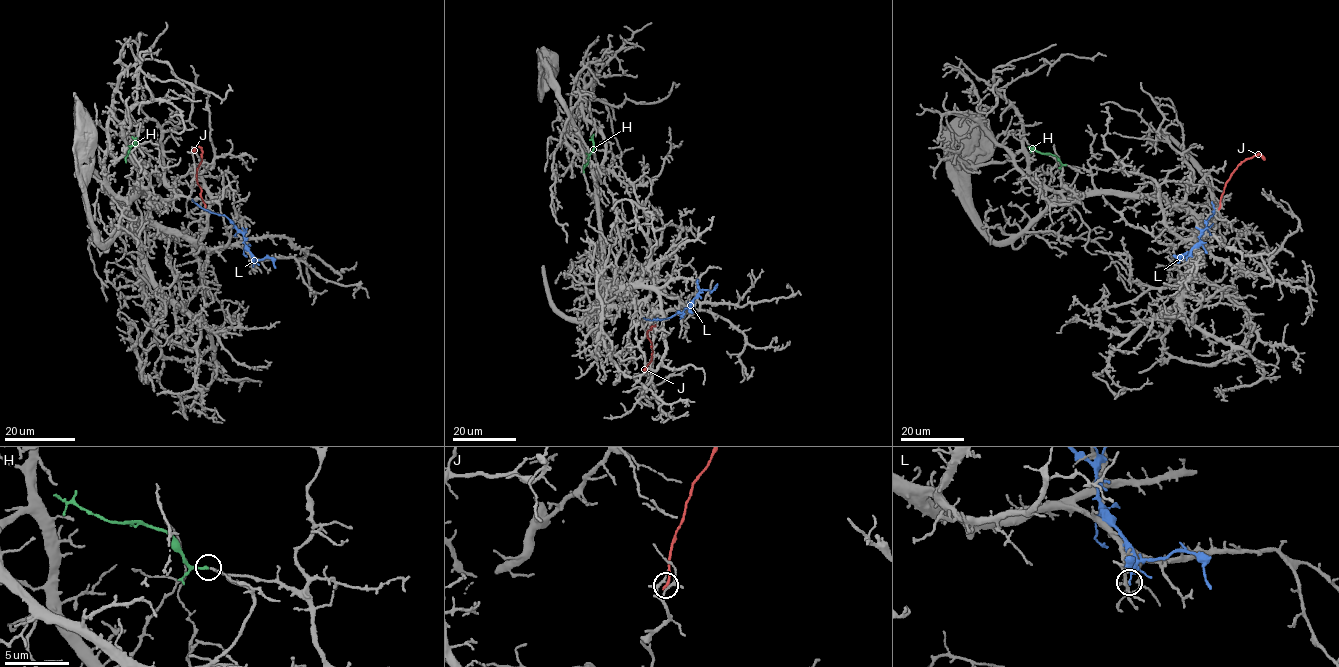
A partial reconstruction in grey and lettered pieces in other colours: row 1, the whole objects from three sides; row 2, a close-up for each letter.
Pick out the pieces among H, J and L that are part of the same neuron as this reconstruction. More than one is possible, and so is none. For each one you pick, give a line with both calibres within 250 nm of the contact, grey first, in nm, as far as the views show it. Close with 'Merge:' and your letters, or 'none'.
H: 190/200 nm
Merge: H

